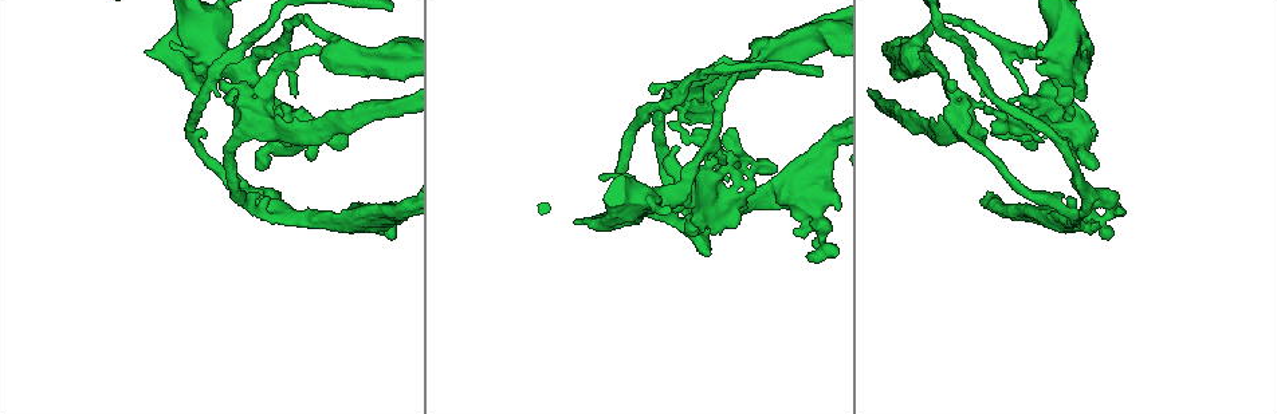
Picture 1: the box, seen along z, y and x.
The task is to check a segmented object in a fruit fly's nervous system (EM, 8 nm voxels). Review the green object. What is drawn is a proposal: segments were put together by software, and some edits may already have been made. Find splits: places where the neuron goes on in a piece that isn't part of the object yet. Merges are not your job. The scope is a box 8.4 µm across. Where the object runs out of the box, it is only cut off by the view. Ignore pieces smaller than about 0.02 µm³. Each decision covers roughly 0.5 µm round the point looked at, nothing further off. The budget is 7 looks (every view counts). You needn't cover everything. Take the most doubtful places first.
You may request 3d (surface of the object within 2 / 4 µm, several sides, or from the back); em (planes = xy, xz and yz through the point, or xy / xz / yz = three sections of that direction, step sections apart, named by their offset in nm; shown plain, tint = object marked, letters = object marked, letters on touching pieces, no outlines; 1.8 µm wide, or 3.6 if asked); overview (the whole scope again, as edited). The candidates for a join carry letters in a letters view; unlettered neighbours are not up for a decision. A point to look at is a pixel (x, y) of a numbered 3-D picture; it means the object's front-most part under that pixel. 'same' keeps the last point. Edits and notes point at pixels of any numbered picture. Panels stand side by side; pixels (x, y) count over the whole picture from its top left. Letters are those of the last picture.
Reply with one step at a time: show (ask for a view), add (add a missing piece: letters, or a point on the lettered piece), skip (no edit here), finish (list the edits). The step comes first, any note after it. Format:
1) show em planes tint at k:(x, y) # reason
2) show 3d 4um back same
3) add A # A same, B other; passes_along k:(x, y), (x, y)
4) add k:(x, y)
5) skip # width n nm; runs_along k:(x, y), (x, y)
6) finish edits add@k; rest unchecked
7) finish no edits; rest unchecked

show em 3.6um xz step 16 tint at 1:(262, 208) # four-way junction

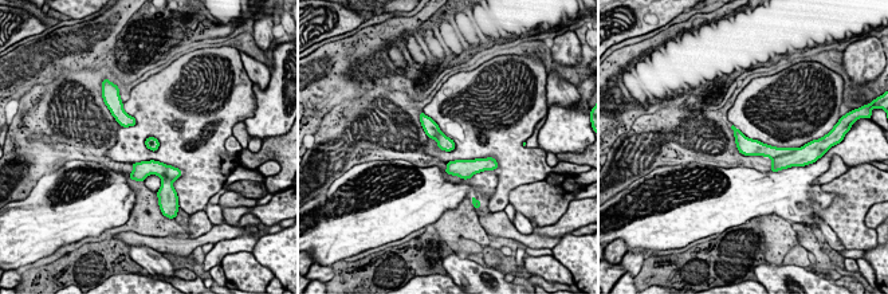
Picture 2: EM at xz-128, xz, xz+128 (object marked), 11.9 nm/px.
show em 3.6um planes letters same

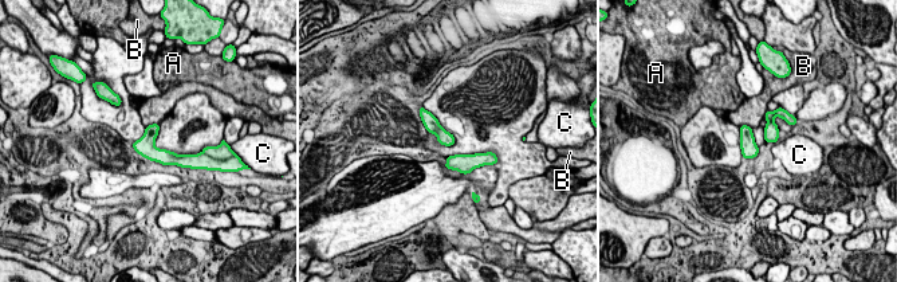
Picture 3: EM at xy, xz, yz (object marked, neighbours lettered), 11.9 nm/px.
skip # A other, B other, C other; border 3:(158, 122), (152, 122), (145, 128); no lettered piece goes on from it

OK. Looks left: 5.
show 3d 4um at 1:(258, 123) # a narrow waist

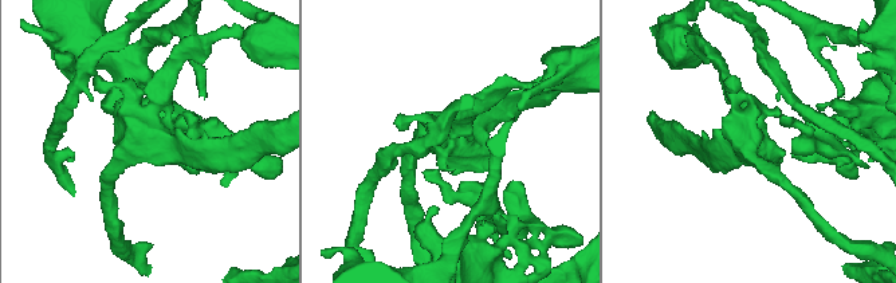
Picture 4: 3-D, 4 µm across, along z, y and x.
show em planes letters at 4:(750, 143)

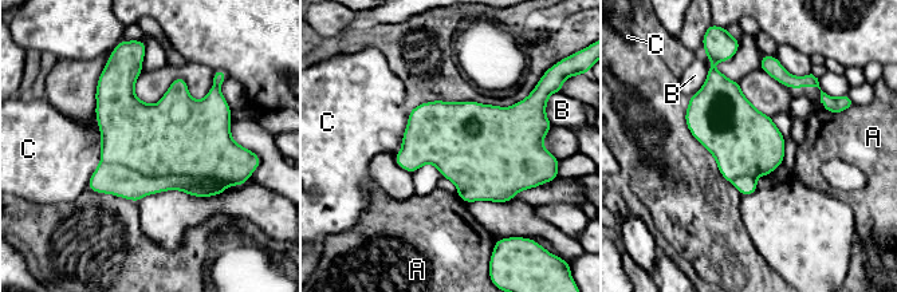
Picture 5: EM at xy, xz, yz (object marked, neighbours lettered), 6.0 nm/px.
skip # longest_contact C 440 nm; A other, B other, C other; border 5:(95, 115), (99, 164), (86, 188); none of them fits

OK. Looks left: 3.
show 3d 2um back at 1:(923, 41) # sudden change in width

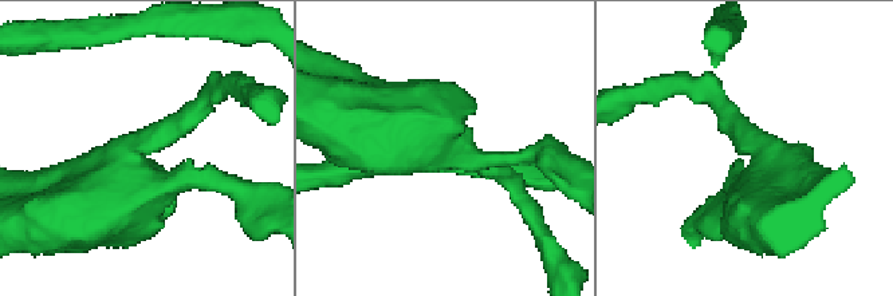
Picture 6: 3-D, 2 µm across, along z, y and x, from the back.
show em planes letters at 6:(143, 150) # need the tissue

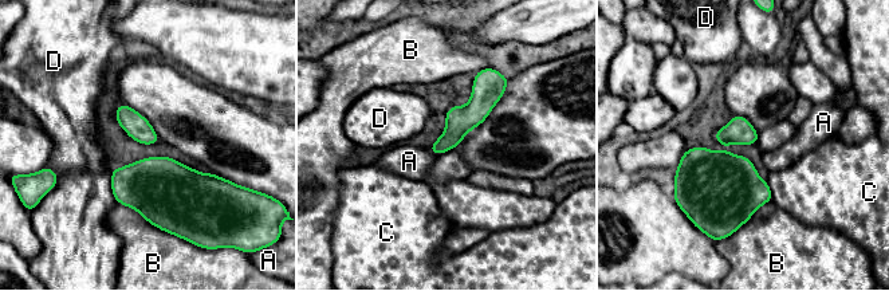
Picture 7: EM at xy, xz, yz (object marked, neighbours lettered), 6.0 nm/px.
skip # width 150 nm; A other, B other, C other, D other; runs_along 7:(488, 73), (482, 103), (433, 149); no lettered piece goes on from it

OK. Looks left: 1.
finish no edits; rest unchecked

